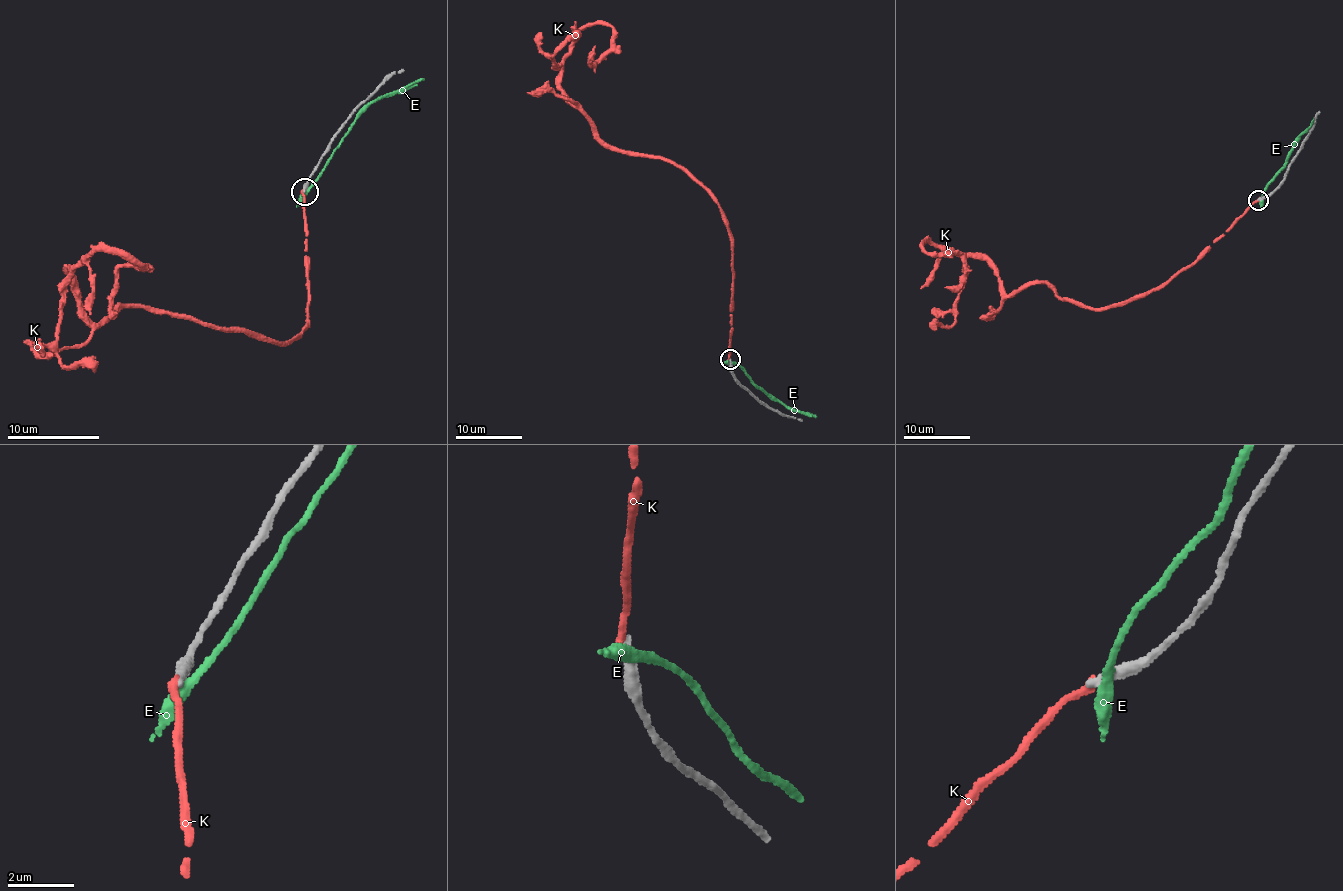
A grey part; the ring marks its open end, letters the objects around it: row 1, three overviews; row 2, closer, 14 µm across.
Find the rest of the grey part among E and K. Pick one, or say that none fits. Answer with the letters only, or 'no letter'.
no letter

